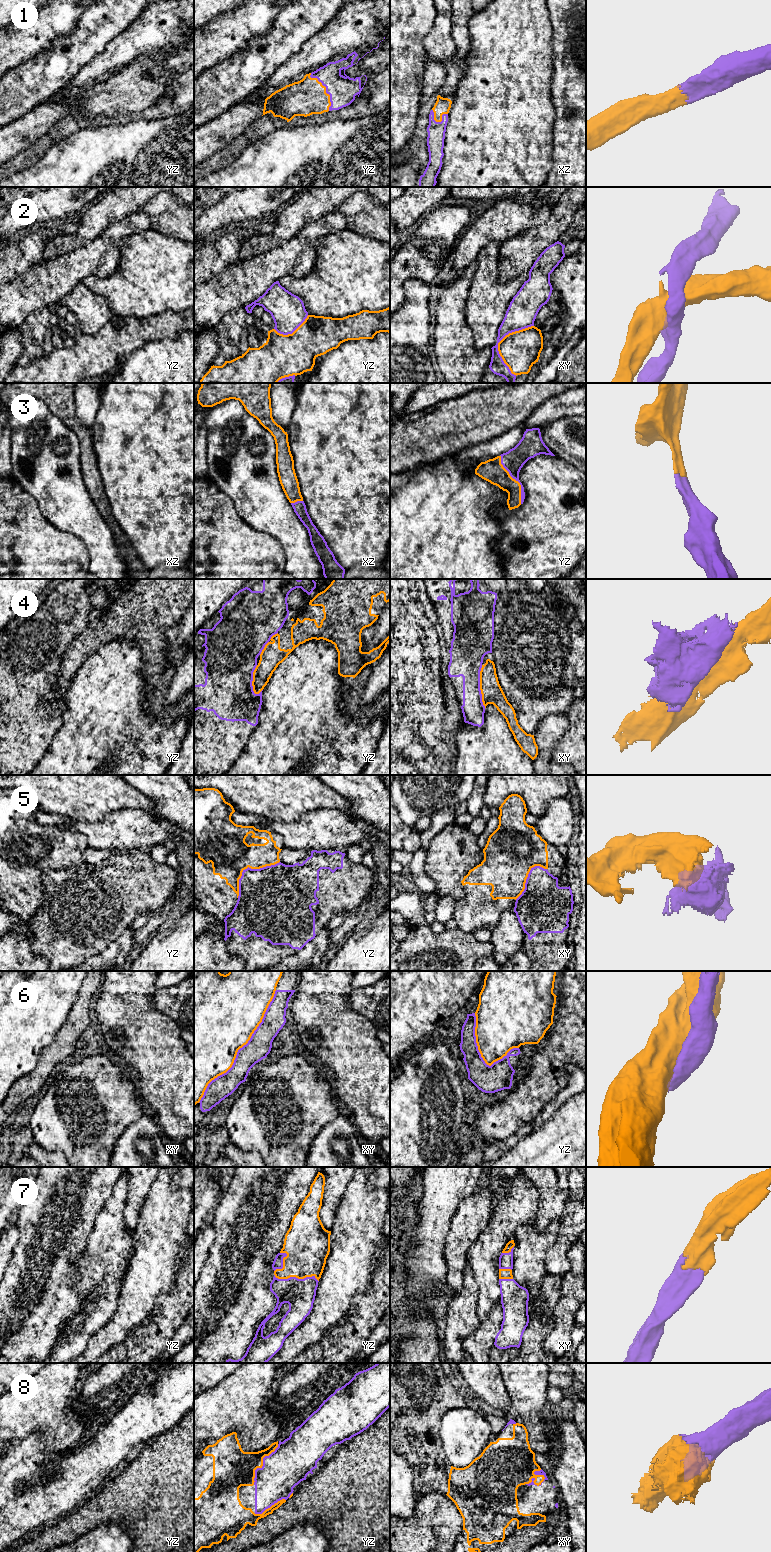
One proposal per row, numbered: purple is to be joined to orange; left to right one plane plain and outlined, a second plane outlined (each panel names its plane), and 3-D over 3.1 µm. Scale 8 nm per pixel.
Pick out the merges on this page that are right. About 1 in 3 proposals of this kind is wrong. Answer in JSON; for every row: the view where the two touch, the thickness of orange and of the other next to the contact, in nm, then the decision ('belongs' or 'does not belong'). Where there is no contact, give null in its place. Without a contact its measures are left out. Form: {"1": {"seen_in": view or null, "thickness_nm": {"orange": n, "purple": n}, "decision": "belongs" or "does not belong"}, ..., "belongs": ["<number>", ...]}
{"1": {"seen_in": "yz", "thickness_nm": {"orange": 300, "purple": 220}, "decision": "belongs"}, "2": {"seen_in": "xy", "thickness_nm": {"orange": 300, "purple": 200}, "decision": "does not belong"}, "3": {"seen_in": "yz", "thickness_nm": {"orange": 180, "purple": 170}, "decision": "belongs"}, "4": {"seen_in": "xy", "thickness_nm": {"orange": 170, "purple": 260}, "decision": "does not belong"}, "5": {"seen_in": "yz", "thickness_nm": {"orange": 340, "purple": 400}, "decision": "does not belong"}, "6": {"seen_in": "xy", "thickness_nm": {"orange": 500, "purple": 190}, "decision": "does not belong"}, "7": {"seen_in": "yz", "thickness_nm": {"orange": 340, "purple": 240}, "decision": "belongs"}, "8": {"seen_in": "xy", "thickness_nm": {"orange": 300, "purple": 50}, "decision": "belongs"}, "belongs": ["1", "3", "7", "8"]}

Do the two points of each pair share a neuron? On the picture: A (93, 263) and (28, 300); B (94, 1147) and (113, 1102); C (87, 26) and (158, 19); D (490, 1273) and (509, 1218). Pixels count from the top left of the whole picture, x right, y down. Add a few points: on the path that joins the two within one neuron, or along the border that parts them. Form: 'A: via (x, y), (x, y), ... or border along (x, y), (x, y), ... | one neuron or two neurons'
A: via (77, 264), (44, 284) | one neuron
B: via (95, 1136), (95, 1124), (105, 1113) | one neuron
C: border along (143, 10), (115, 38) | two neurons
D: via (490, 1259), (490, 1243), (498, 1232) | one neuron

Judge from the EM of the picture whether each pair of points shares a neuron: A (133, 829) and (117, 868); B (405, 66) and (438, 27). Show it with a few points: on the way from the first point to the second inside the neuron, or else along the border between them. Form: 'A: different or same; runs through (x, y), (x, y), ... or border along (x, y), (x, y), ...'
A: different; border along (139, 849), (117, 850)
B: different; border along (432, 23), (423, 40), (426, 57)

